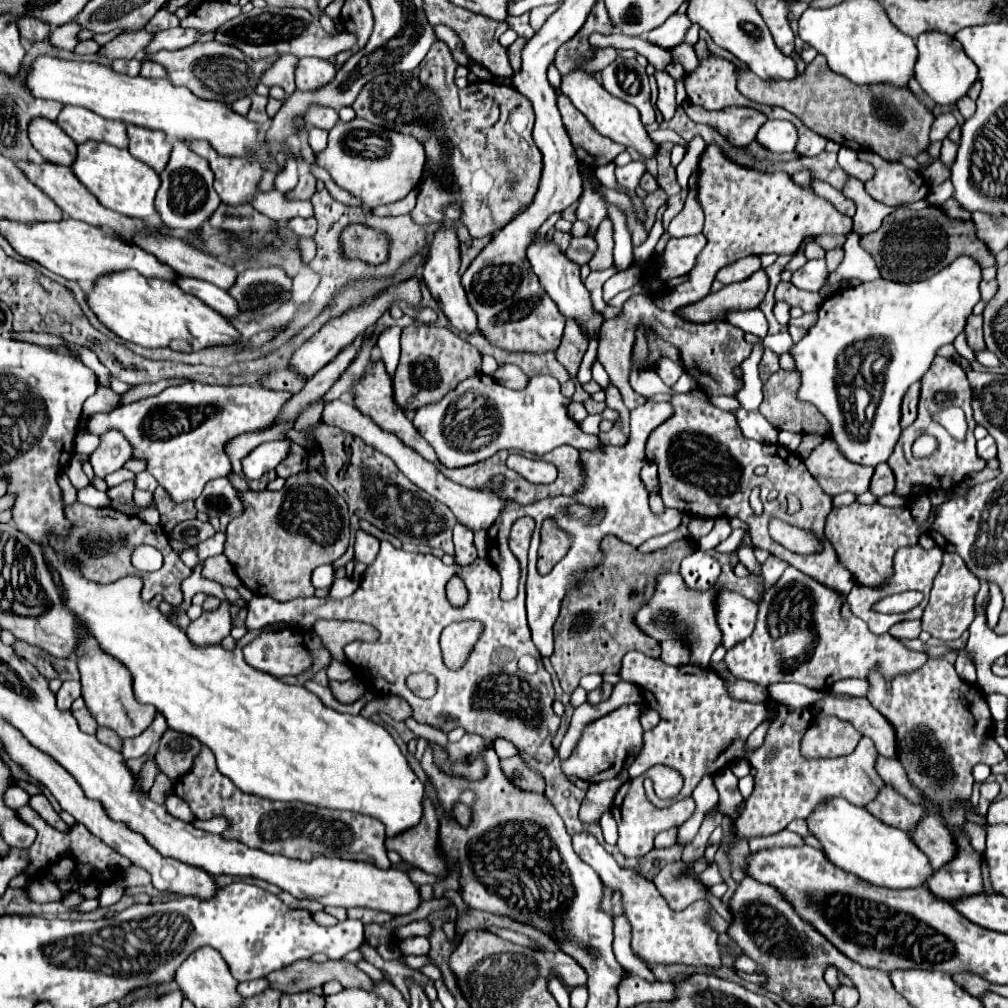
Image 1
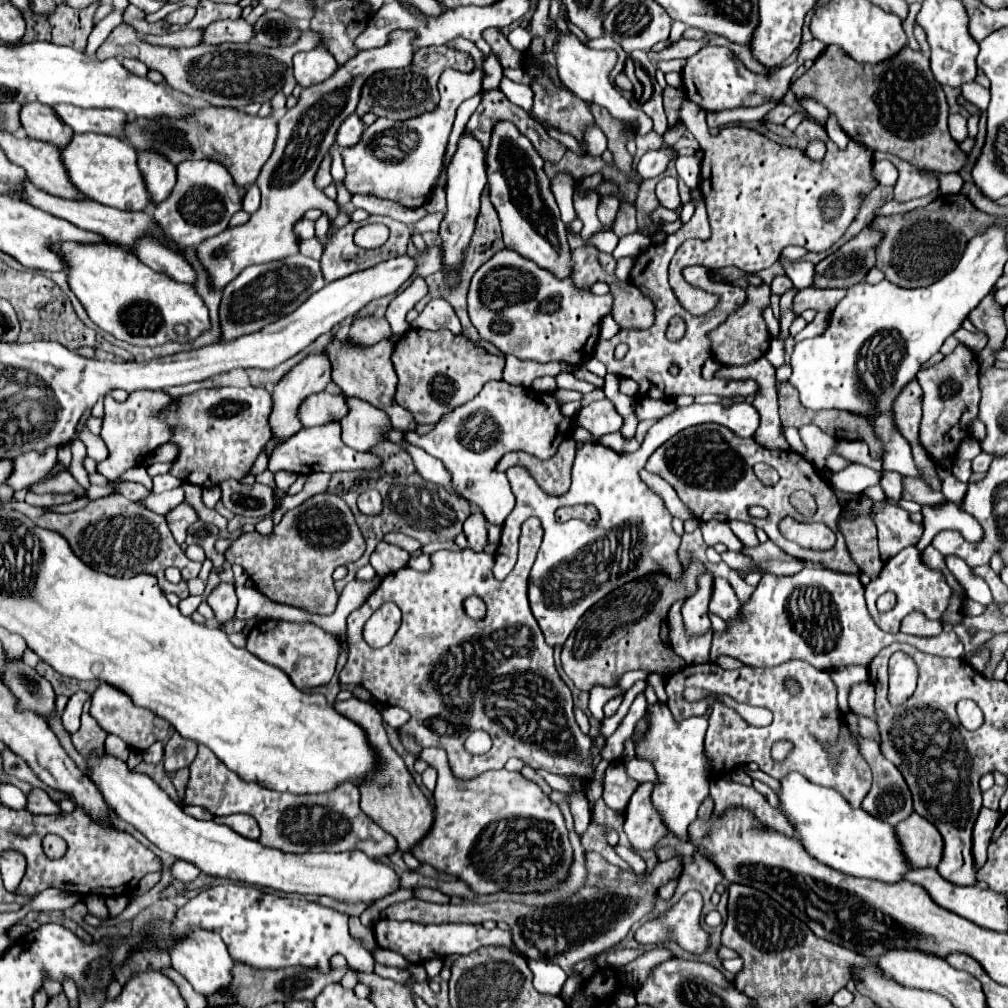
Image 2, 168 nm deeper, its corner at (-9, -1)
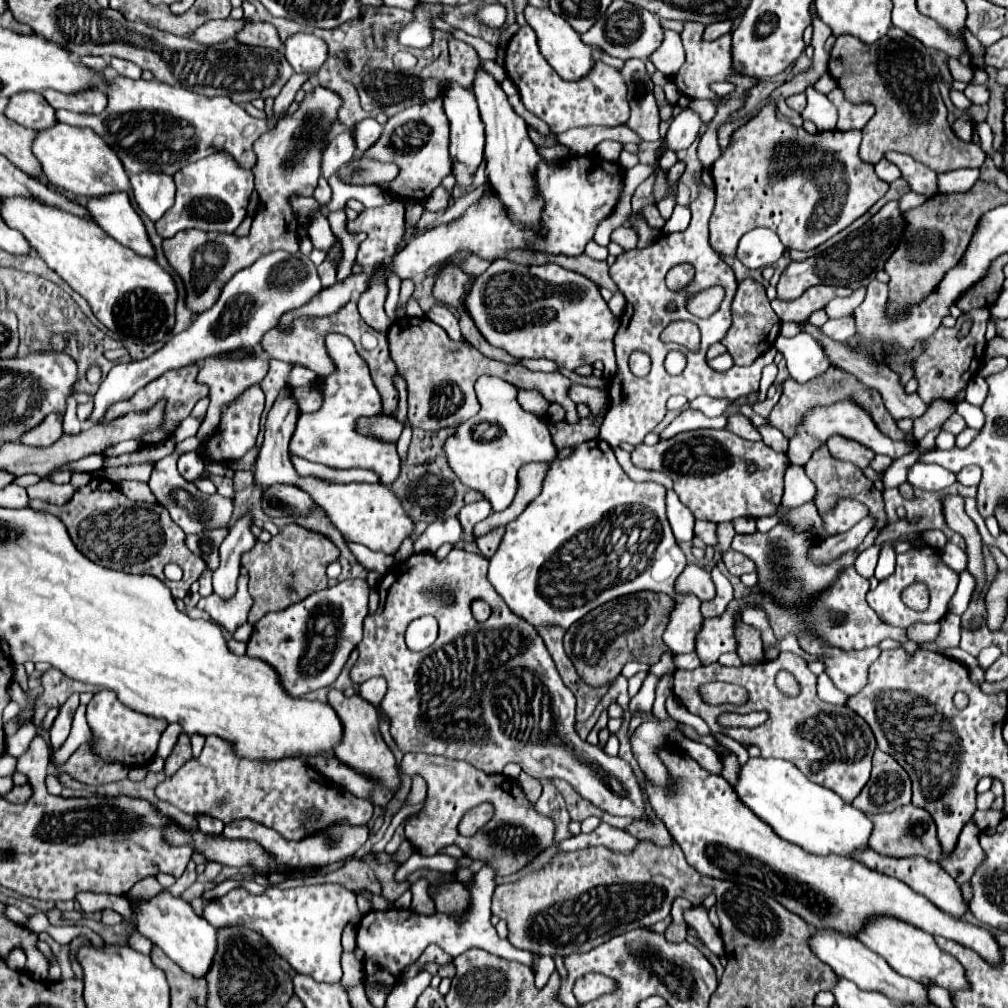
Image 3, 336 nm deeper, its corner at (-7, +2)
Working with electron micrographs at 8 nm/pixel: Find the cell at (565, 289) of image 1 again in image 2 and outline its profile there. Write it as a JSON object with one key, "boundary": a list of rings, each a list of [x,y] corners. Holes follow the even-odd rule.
{"boundary":[[[499,120],[493,126],[491,144],[487,150],[487,186],[491,204],[501,220],[505,248],[537,262],[537,266],[553,272],[557,278],[571,276],[571,248],[567,244],[567,230],[559,218],[559,208],[549,188],[543,160],[513,122]]]}

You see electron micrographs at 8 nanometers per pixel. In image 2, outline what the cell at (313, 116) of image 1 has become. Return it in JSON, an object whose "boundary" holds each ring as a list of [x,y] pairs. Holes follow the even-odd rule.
{"boundary":[[[351,114],[337,132],[337,144],[341,148],[349,148],[349,146],[357,144],[357,140],[361,140],[361,132],[365,132],[365,124],[361,122],[361,118],[357,114]]]}

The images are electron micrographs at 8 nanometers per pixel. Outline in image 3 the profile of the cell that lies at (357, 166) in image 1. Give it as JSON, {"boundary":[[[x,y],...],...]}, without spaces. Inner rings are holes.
{"boundary":[[[431,99],[423,105],[413,105],[393,117],[387,119],[379,139],[363,153],[363,157],[373,161],[389,161],[399,167],[399,175],[383,183],[385,189],[395,199],[423,201],[431,195],[431,191],[441,183],[443,177],[451,173],[451,157],[449,157],[449,121],[443,111],[443,99]]]}

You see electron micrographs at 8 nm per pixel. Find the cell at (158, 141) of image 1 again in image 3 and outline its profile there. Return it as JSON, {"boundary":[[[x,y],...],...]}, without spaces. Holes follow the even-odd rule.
{"boundary":[[[143,171],[131,175],[131,187],[137,205],[151,221],[157,221],[173,205],[175,183],[173,177],[165,173]]]}

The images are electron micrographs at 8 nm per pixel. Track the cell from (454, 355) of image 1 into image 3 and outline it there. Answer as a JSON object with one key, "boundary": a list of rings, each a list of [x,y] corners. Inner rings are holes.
{"boundary":[[[403,317],[397,319],[387,331],[391,359],[397,365],[399,375],[407,383],[409,395],[409,423],[423,431],[435,431],[441,427],[457,427],[479,411],[479,401],[475,399],[473,385],[479,375],[495,375],[523,389],[539,389],[547,401],[561,403],[565,407],[565,420],[579,423],[575,403],[567,397],[571,381],[561,373],[533,373],[521,365],[509,365],[495,361],[479,353],[467,341],[451,341],[439,325],[427,321],[425,317]]]}

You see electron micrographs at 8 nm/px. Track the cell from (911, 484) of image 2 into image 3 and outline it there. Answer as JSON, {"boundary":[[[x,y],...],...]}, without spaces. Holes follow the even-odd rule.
{"boundary":[[[943,495],[941,503],[943,503],[945,523],[949,525],[949,529],[963,535],[963,539],[967,543],[967,557],[969,557],[967,569],[977,581],[977,587],[975,587],[975,595],[977,595],[981,591],[981,587],[983,587],[983,581],[985,581],[981,535],[979,535],[975,523],[969,519],[969,515],[963,509],[963,497],[959,497],[959,495]]]}

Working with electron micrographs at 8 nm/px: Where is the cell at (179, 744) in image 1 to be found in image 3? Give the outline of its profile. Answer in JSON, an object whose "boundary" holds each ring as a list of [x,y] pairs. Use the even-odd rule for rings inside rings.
{"boundary":[[[181,733],[177,745],[173,747],[171,755],[165,759],[165,773],[173,775],[181,765],[185,765],[191,759],[191,743],[189,743],[189,735]]]}

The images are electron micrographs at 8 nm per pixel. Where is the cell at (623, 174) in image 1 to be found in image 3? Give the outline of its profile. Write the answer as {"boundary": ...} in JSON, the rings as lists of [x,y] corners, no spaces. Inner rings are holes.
{"boundary":[[[691,109],[681,111],[673,119],[673,123],[671,123],[667,135],[665,135],[665,143],[655,151],[655,157],[659,159],[665,151],[681,151],[681,149],[687,149],[699,137],[701,127],[703,127],[703,121],[699,119],[697,113],[693,113]]]}

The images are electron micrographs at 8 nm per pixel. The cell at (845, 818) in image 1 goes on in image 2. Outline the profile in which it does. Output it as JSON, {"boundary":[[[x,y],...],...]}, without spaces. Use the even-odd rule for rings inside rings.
{"boundary":[[[789,772],[779,780],[779,784],[781,788],[777,792],[777,798],[781,814],[787,816],[787,822],[793,826],[795,838],[821,864],[827,864],[851,876],[873,878],[881,882],[903,880],[909,864],[905,862],[893,826],[873,818],[861,808],[851,808],[837,790],[817,786],[799,772]]]}

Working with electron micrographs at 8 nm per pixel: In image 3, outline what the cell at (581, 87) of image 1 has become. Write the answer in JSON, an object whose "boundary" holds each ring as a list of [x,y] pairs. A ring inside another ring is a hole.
{"boundary":[[[527,5],[525,9],[525,19],[527,23],[535,29],[537,39],[539,39],[539,49],[541,55],[547,59],[547,63],[559,73],[561,79],[565,81],[579,81],[583,77],[587,77],[595,65],[593,61],[593,49],[581,41],[581,35],[559,15],[551,13],[551,9],[537,9]]]}

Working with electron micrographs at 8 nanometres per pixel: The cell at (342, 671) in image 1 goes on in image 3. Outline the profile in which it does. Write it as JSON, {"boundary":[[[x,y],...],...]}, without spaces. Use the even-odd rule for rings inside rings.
{"boundary":[[[239,575],[237,593],[233,595],[233,599],[223,601],[221,597],[215,597],[211,593],[209,597],[199,599],[197,607],[207,611],[217,625],[221,625],[221,627],[225,627],[229,631],[235,631],[239,625],[243,625],[247,621],[247,615],[249,615],[249,611],[253,607],[253,597],[247,591],[247,581],[249,579],[245,575]]]}

